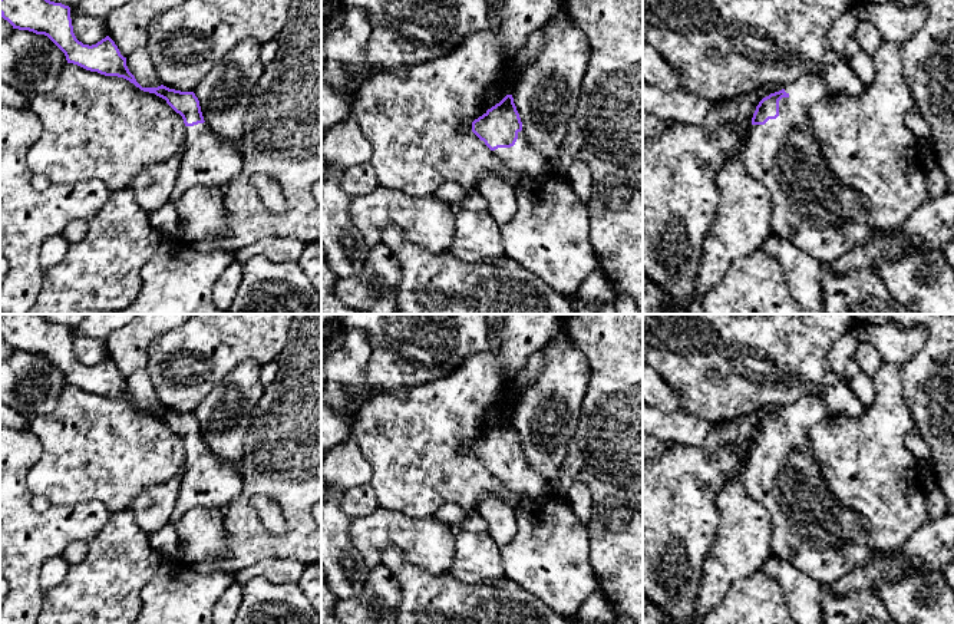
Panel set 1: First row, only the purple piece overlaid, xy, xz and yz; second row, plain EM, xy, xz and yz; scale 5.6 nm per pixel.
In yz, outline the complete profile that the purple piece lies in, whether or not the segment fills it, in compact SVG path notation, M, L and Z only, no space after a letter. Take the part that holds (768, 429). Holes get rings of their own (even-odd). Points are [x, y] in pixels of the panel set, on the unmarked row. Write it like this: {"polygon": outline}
{"polygon": "M811 394L763 419L756 427L740 475L749 496L772 518L773 555L792 562L822 584L838 581L872 557L862 518L826 489L812 453L809 432L826 416L829 413L822 397Z"}

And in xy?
{"polygon": "M1 314L0 336L13 350L47 357L66 377L67 384L105 397L129 402L143 413L155 415L182 438L185 462L178 501L169 522L192 508L225 509L242 492L240 465L222 462L205 445L194 413L181 413L164 406L142 409L126 387L115 363L106 357L96 366L83 366L73 354L70 328L55 324L40 314Z"}

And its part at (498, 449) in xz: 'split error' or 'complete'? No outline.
split error

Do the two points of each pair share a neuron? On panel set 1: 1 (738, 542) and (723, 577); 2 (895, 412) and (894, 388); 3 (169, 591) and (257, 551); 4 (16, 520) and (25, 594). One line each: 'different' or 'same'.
1: same
2: same
3: different
4: same

